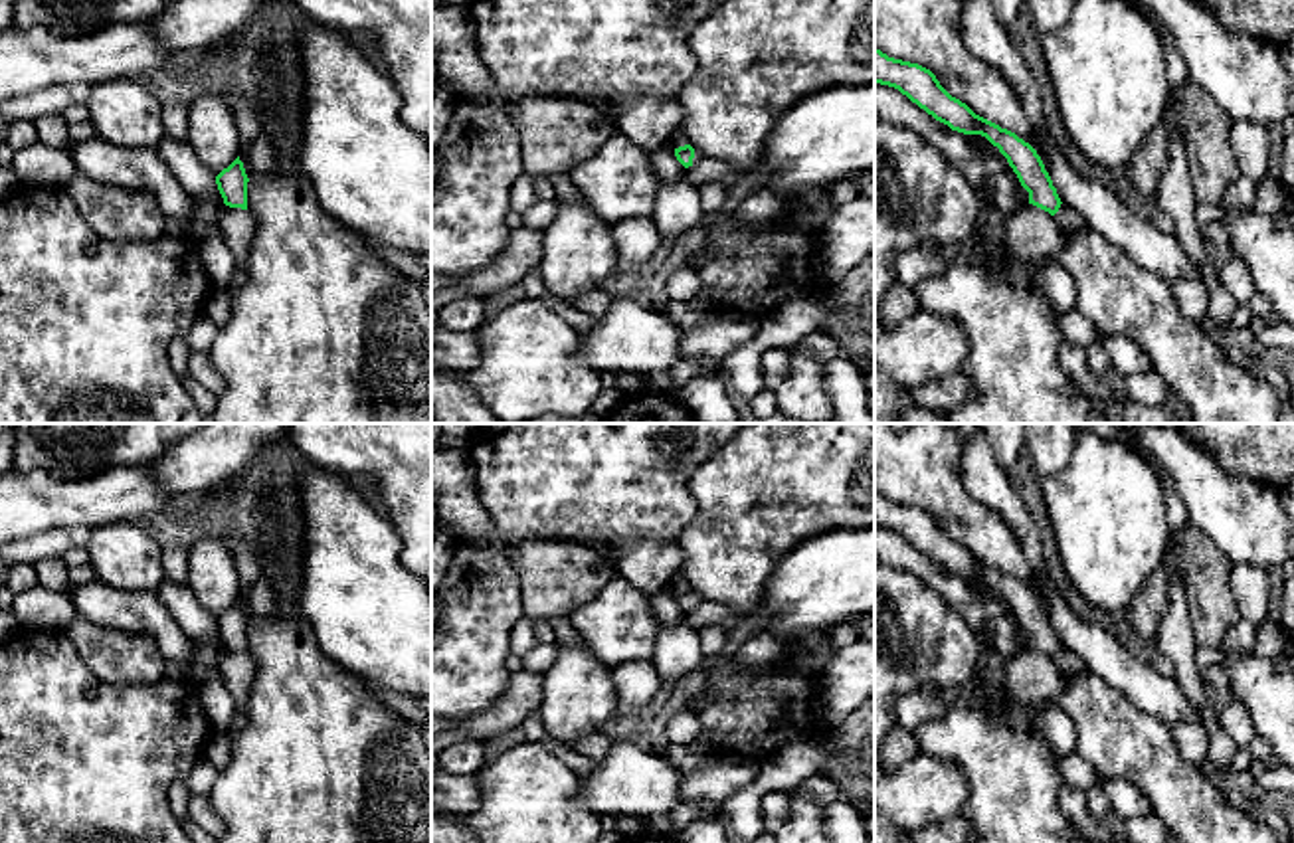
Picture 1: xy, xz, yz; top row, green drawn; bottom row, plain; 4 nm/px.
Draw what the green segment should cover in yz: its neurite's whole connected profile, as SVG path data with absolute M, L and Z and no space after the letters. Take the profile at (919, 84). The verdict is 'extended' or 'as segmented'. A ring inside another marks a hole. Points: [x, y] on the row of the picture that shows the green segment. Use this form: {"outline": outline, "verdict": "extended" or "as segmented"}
{"outline": "M875 47L875 83L898 89L952 131L985 137L1007 158L1029 192L1029 204L1051 216L1059 212L1063 202L1037 150L1015 133L975 115L966 103L952 97L930 69L888 57Z", "verdict": "as segmented"}

